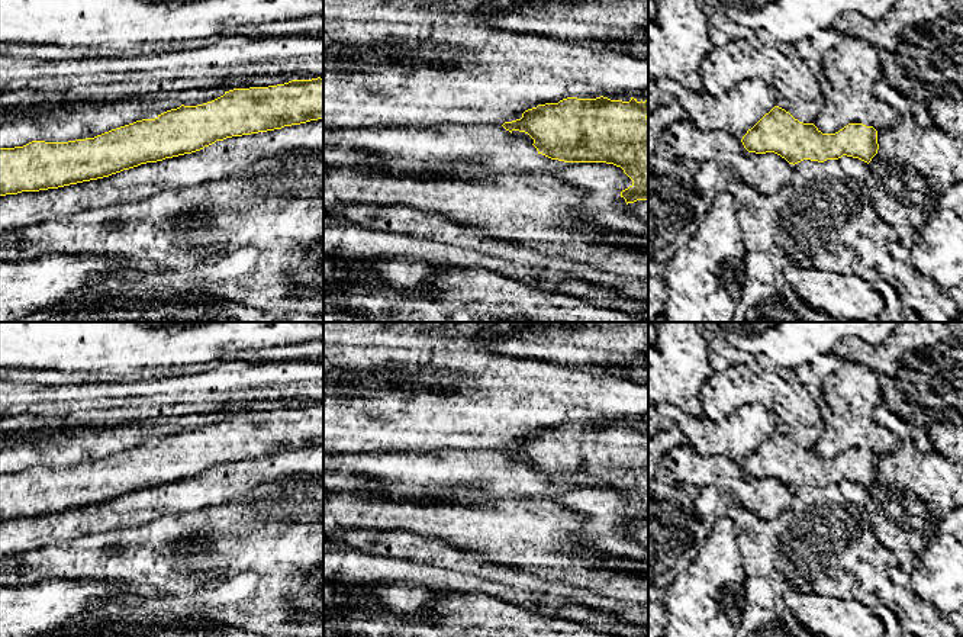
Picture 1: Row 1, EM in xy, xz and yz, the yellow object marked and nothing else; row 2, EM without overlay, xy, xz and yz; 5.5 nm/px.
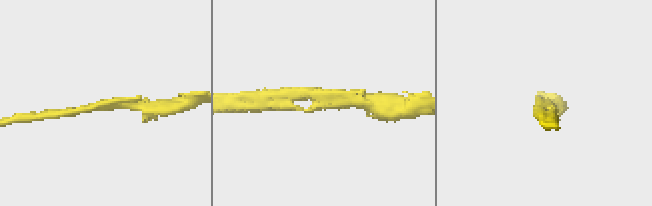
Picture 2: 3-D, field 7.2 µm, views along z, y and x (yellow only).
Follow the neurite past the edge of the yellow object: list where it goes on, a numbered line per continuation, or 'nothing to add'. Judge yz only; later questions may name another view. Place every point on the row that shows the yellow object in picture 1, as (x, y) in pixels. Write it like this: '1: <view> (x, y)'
nothing to add

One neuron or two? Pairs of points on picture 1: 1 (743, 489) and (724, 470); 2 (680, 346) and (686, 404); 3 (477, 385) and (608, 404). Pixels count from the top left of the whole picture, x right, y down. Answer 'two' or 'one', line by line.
1: one
2: one
3: one

